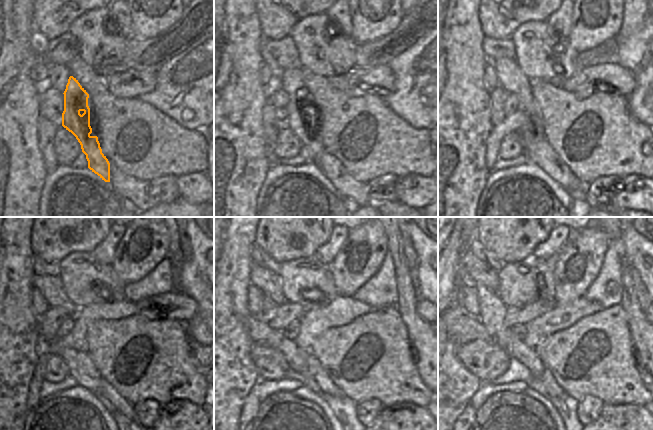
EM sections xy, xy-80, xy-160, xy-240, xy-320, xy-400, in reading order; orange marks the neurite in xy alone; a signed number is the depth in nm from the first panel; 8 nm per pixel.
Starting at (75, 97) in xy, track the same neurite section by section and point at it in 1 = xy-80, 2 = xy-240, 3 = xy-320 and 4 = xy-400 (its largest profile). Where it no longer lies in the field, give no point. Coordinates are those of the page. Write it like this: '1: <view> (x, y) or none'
1: xy-80 (291, 82)
2: xy-240 (50, 287)
3: xy-320 (269, 283)
4: xy-400 (477, 272)

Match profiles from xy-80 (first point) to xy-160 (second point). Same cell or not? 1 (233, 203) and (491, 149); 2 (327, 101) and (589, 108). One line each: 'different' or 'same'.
1: different
2: same

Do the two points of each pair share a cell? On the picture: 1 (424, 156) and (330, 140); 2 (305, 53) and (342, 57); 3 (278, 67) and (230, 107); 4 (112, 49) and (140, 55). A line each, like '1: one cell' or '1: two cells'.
1: one cell
2: one cell
3: two cells
4: two cells

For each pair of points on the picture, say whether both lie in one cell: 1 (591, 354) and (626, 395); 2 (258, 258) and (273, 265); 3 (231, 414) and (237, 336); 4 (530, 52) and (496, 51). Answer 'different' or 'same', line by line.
1: same
2: same
3: same
4: different

